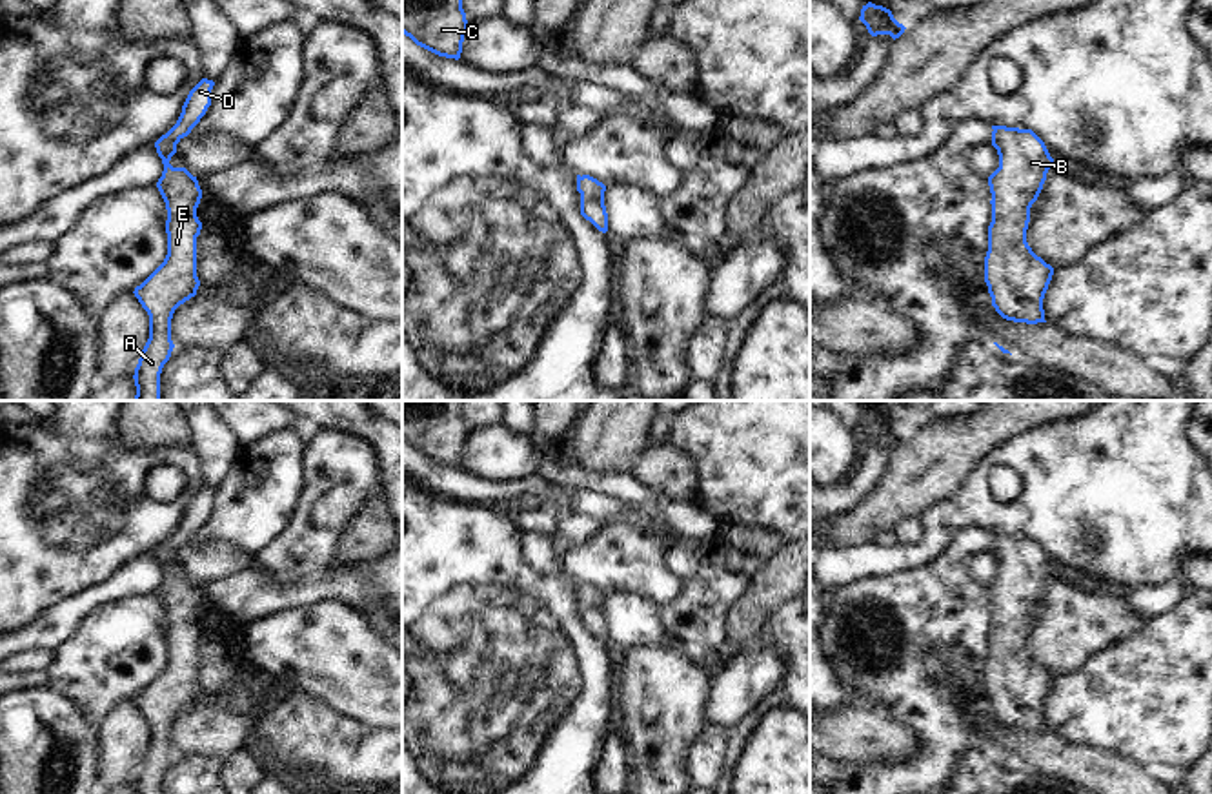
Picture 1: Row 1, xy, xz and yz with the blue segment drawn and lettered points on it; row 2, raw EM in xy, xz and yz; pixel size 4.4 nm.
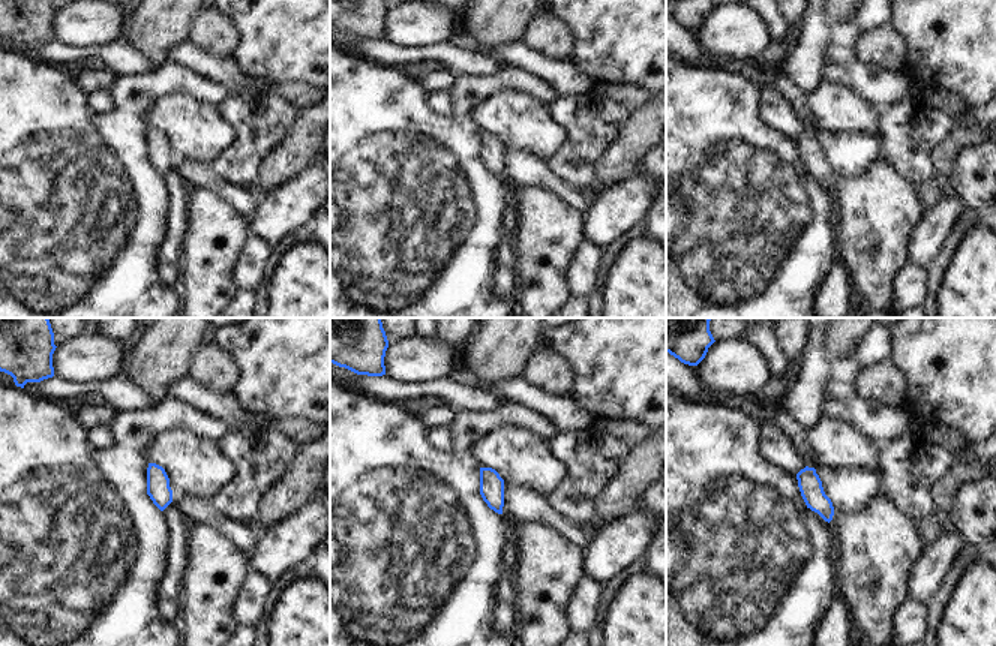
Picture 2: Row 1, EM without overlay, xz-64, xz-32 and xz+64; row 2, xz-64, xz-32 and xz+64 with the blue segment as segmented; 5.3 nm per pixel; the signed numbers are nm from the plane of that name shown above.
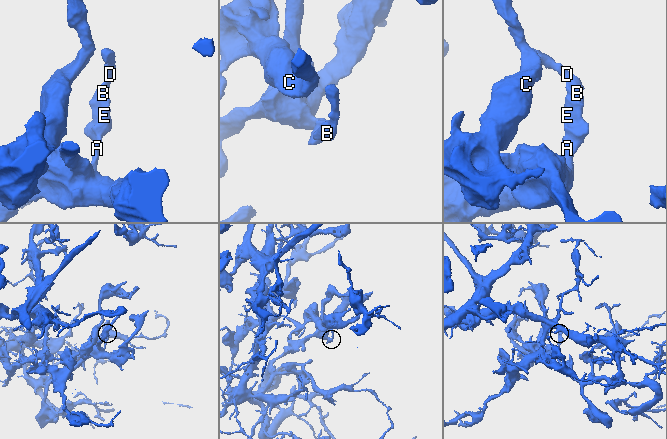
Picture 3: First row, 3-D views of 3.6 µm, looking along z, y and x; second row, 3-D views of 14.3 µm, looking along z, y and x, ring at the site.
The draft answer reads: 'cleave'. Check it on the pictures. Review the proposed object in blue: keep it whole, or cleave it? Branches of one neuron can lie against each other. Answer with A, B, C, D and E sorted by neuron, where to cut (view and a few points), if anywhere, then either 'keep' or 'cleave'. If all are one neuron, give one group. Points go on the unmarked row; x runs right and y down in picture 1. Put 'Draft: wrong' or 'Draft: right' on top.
Draft: wrong
groups A B C D E; cut none; keep

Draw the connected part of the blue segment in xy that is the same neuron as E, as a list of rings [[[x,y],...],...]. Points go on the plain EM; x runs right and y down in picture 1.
[[[202,486],[187,503],[177,532],[157,550],[164,579],[157,596],[166,610],[167,663],[164,670],[135,696],[135,705],[149,723],[149,747],[135,776],[135,794],[160,794],[160,781],[175,756],[171,748],[171,727],[175,718],[197,703],[197,645],[202,630],[197,616],[202,597],[197,585],[186,575],[173,575],[171,565],[177,552],[191,541],[211,514],[215,490]]]

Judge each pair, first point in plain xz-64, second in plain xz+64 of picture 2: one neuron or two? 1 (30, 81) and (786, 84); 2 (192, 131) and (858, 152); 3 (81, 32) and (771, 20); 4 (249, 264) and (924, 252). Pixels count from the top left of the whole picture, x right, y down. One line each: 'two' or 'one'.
1: two
2: two
3: two
4: two

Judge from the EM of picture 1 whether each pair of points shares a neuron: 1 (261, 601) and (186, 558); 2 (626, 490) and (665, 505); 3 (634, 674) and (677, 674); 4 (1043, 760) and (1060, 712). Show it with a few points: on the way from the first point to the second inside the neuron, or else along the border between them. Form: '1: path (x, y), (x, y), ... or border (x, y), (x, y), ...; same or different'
1: border (252, 565), (228, 576), (212, 578), (197, 587); different
2: path (636, 494), (656, 501); same
3: path (645, 674), (666, 674); same
4: border (1047, 729), (1072, 743), (1083, 743), (1092, 749); different

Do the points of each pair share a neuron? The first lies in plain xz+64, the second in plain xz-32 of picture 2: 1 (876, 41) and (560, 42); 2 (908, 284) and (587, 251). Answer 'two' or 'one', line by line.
1: one
2: one

